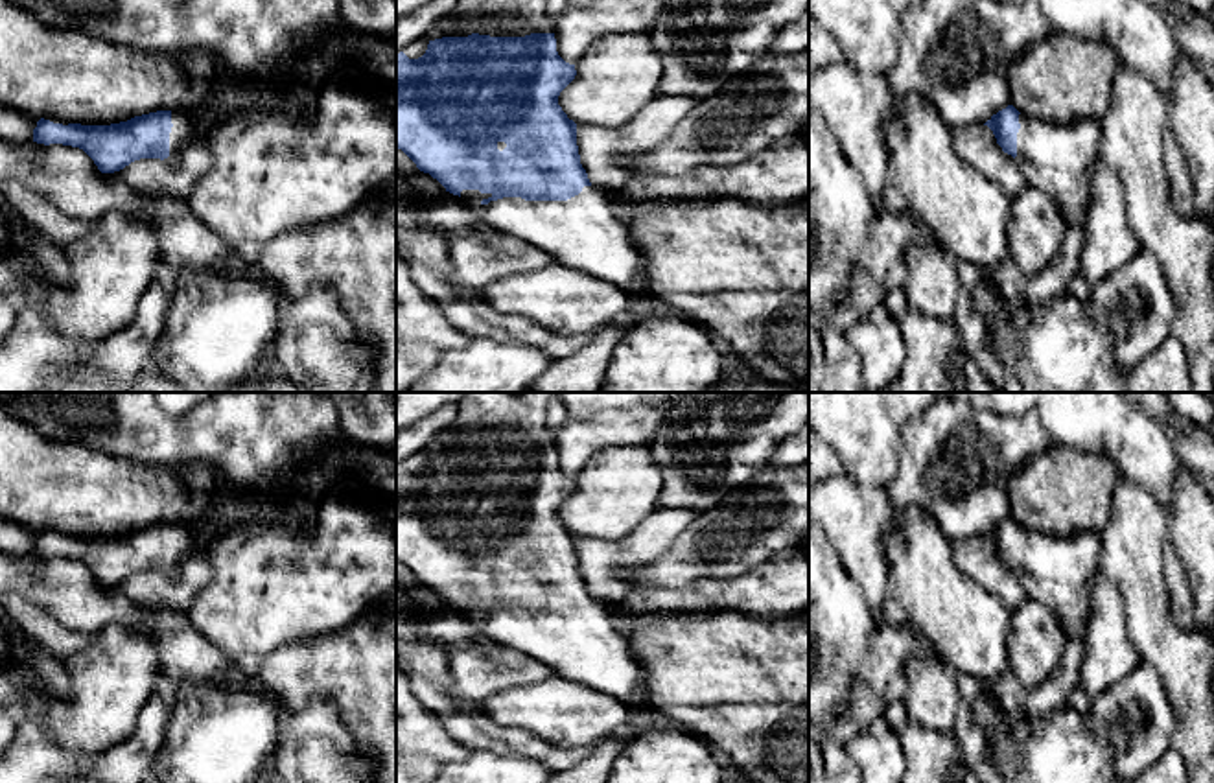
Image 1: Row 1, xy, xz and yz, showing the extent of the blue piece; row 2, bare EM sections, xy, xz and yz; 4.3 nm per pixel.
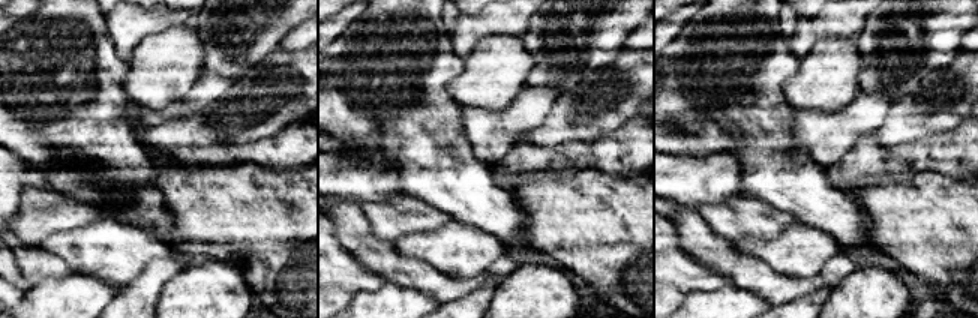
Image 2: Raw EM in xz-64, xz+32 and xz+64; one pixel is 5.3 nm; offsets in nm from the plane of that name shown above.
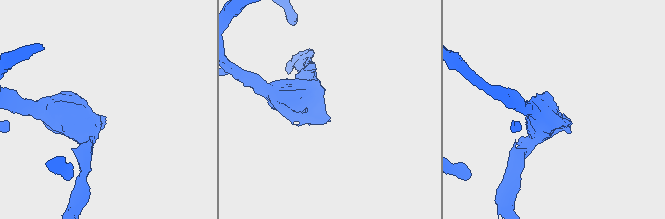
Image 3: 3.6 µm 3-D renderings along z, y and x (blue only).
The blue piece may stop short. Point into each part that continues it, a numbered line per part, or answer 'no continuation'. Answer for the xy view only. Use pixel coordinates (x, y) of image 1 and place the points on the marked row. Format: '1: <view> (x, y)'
1: xy (183, 126)

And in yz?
1: yz (1056, 157)

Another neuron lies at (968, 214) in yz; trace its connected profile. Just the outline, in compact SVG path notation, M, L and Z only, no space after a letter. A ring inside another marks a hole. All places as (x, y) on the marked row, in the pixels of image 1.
M895 94L882 134L888 146L888 181L899 188L908 210L925 221L934 241L956 258L987 271L1006 262L1013 199L956 155L954 131L940 111L919 94Z

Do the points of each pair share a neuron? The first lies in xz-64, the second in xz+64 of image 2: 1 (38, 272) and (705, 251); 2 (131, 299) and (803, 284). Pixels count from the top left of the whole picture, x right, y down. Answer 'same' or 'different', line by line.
1: same
2: different

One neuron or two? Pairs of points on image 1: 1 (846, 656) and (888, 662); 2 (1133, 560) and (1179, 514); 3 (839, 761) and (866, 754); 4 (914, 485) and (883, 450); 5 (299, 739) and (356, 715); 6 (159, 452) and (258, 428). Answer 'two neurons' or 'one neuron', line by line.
1: two neurons
2: two neurons
3: two neurons
4: two neurons
5: two neurons
6: one neuron

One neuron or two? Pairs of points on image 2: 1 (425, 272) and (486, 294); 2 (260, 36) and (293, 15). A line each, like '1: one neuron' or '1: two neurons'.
1: two neurons
2: one neuron

